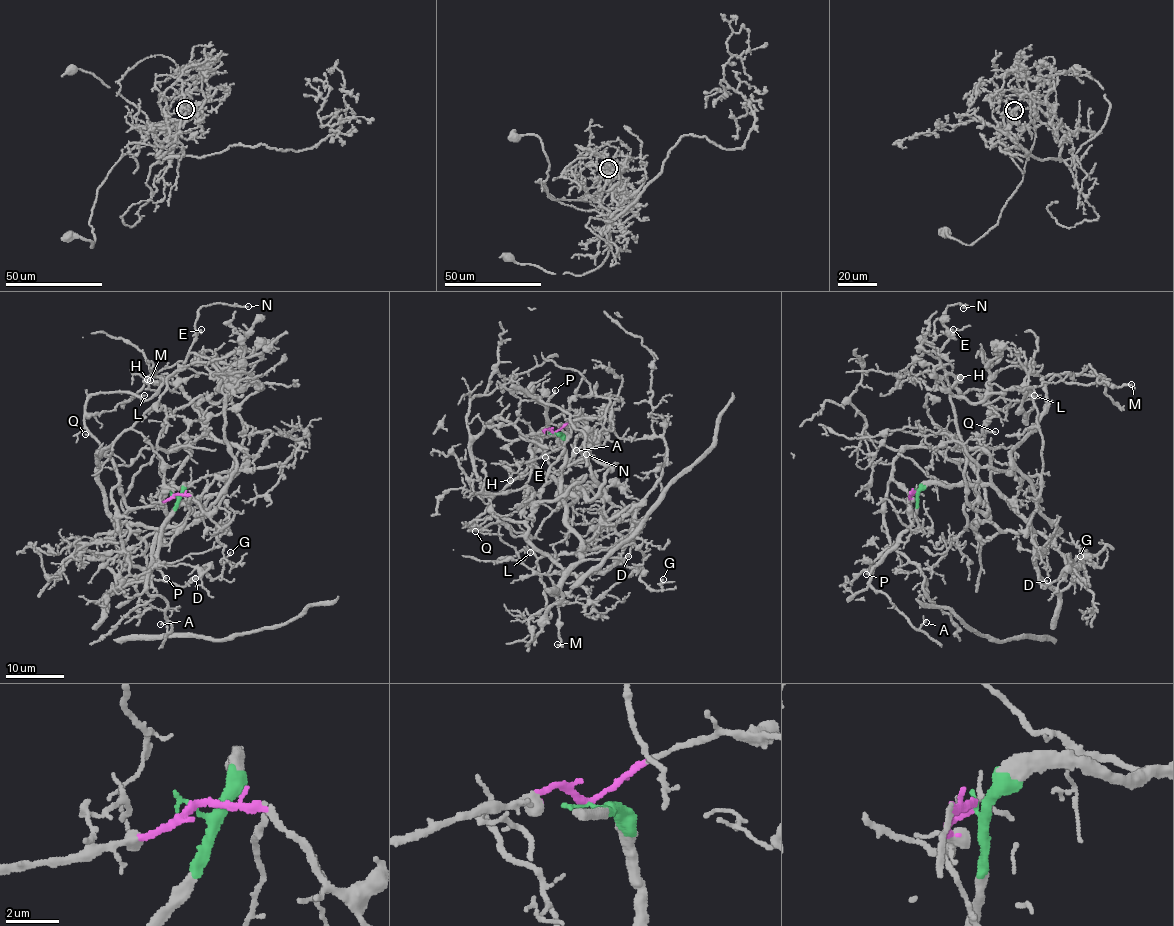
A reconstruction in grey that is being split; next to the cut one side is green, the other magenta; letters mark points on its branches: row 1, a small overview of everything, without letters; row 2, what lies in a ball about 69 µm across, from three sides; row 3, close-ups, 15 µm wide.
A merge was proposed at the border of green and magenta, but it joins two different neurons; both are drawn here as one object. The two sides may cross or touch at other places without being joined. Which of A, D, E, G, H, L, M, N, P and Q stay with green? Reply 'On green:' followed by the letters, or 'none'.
On green: A, D, G, M, P

